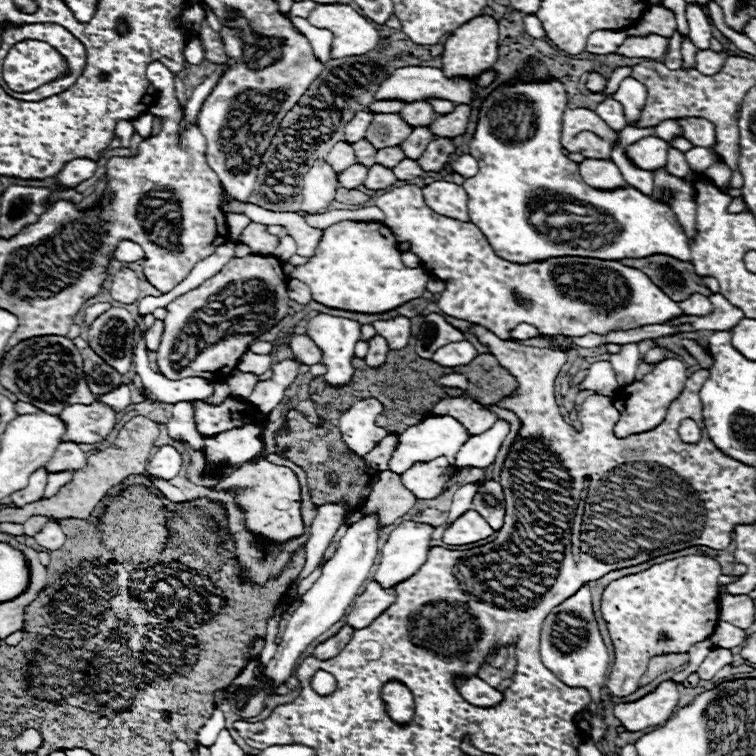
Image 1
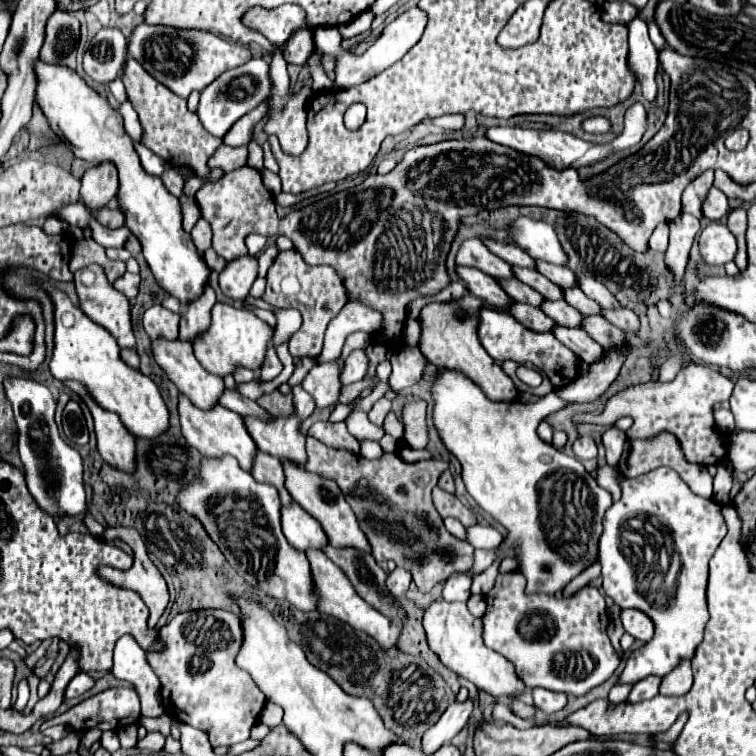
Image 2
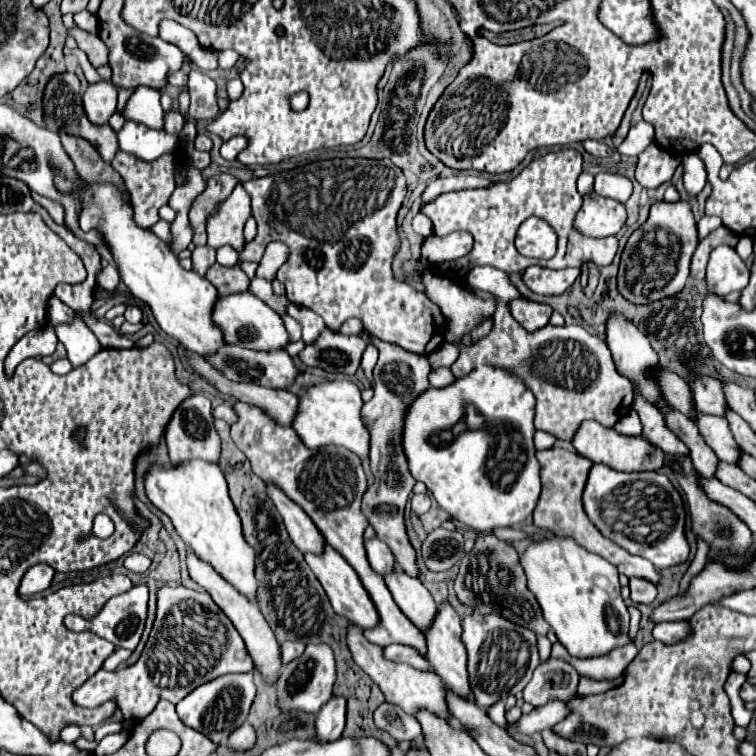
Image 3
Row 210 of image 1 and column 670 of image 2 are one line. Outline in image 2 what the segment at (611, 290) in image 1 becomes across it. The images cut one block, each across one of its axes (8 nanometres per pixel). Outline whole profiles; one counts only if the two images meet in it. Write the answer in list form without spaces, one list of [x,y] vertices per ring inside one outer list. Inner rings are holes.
[[[690,362],[690,364],[686,364],[682,368],[682,372],[676,376],[674,382],[664,384],[660,380],[652,380],[652,382],[632,386],[632,388],[626,388],[626,390],[618,392],[614,398],[608,400],[604,412],[598,416],[598,420],[600,420],[598,424],[614,424],[622,416],[632,416],[634,424],[626,432],[626,436],[630,440],[652,440],[660,432],[670,432],[680,442],[680,448],[682,448],[682,454],[684,454],[686,462],[692,462],[692,464],[698,464],[698,466],[718,466],[718,464],[722,464],[726,460],[728,446],[724,446],[723,433],[715,427],[715,421],[710,418],[710,414],[712,414],[712,406],[716,402],[728,400],[732,390],[734,390],[734,382],[730,378],[726,378],[722,372],[718,372],[718,370],[710,368],[710,366],[704,366],[704,364]]]

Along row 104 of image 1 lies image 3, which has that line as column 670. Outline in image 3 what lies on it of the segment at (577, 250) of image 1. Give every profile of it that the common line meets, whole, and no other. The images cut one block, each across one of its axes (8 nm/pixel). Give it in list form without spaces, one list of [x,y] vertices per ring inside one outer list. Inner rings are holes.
[[[594,464],[584,488],[584,508],[592,524],[612,542],[640,554],[658,568],[670,568],[688,560],[690,546],[684,534],[686,508],[680,492],[660,472],[616,472],[606,464]]]

